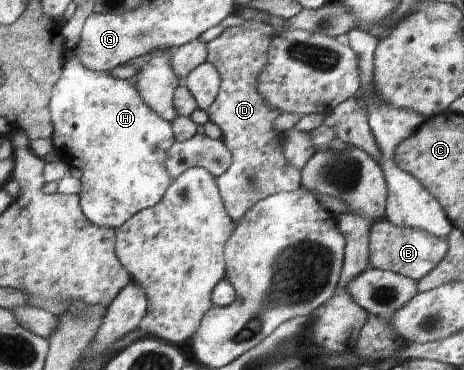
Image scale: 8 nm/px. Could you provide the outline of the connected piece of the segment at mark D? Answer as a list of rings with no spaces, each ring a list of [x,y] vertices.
[[[244,19],[244,21],[243,25],[224,29],[217,38],[206,45],[208,48],[207,61],[214,64],[214,67],[220,72],[221,85],[217,101],[205,112],[210,116],[210,121],[216,123],[222,130],[221,142],[232,154],[230,167],[216,180],[222,200],[225,201],[225,207],[235,222],[244,218],[261,199],[268,198],[272,194],[296,191],[301,188],[301,171],[298,171],[286,159],[285,134],[277,129],[277,119],[281,117],[282,111],[278,111],[276,107],[270,107],[258,91],[259,77],[269,63],[268,49],[276,30],[272,25],[260,21],[260,19]]]

